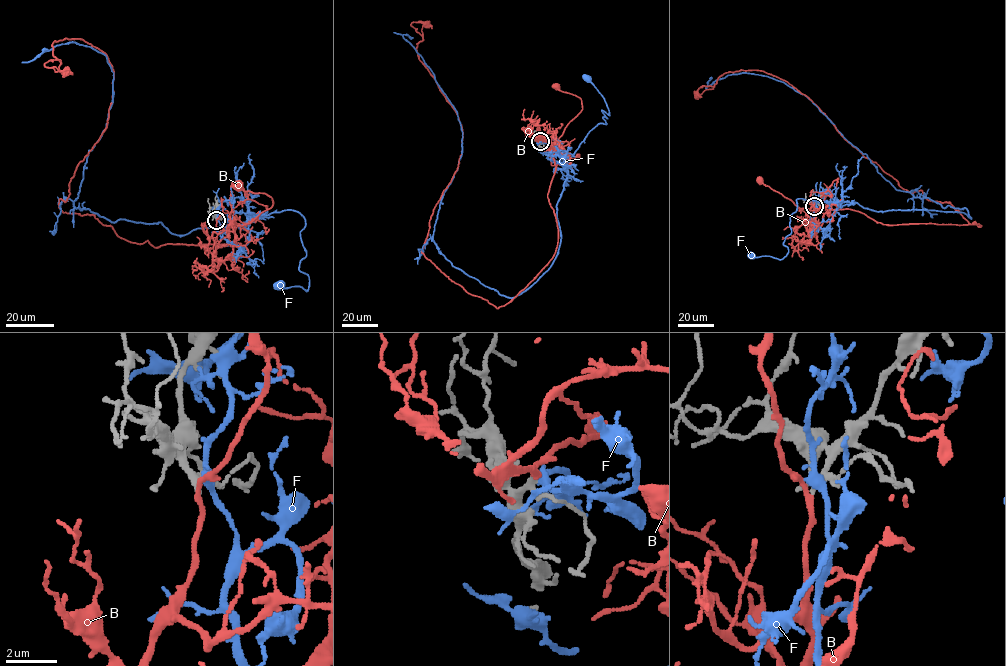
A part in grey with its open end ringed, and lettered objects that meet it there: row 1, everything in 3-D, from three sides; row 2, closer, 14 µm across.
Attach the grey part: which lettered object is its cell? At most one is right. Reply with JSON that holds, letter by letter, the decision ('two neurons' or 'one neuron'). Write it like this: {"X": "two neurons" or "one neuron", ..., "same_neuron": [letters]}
{"B": "one neuron", "F": "two neurons", "same_neuron": ["B"]}

